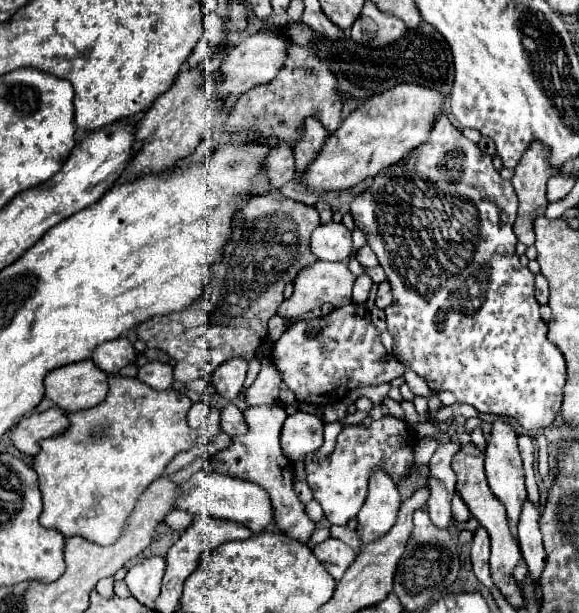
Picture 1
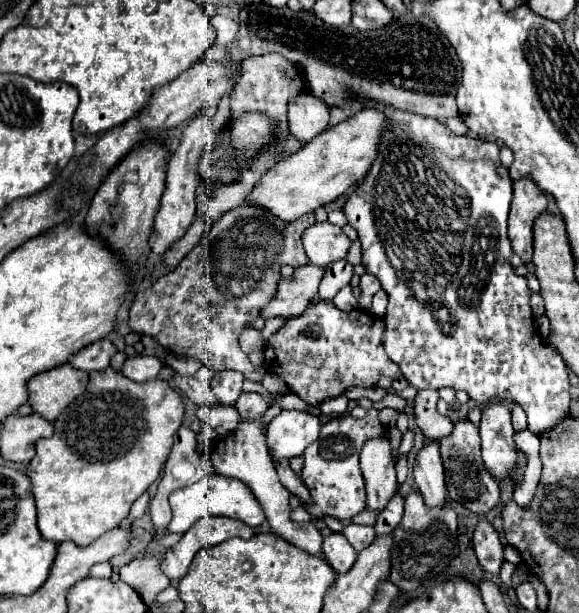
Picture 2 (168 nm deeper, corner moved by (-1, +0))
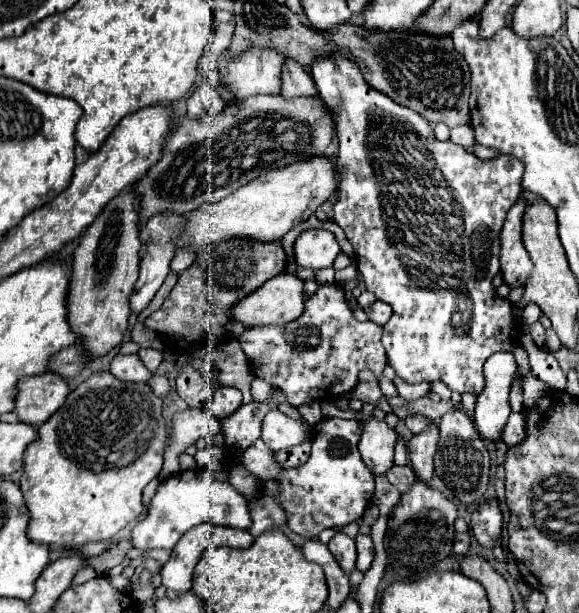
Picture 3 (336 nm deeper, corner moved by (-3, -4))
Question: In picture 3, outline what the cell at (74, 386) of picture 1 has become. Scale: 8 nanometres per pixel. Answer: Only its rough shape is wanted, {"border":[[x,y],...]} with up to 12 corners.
{"border":[[56,372],[18,384],[16,414],[40,426],[68,398]]}

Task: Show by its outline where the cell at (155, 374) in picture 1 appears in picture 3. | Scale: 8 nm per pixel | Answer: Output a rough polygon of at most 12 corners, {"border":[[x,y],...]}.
{"border":[[136,354],[114,356],[110,372],[124,382],[148,382]]}

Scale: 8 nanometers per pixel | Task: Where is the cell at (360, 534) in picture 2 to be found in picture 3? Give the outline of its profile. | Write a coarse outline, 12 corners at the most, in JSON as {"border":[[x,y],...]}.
{"border":[[366,534],[356,536],[356,568],[368,570],[374,560],[374,544]]}

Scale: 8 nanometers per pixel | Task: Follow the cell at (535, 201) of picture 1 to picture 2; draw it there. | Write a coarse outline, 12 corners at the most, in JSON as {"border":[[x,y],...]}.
{"border":[[532,180],[514,182],[508,216],[512,250],[532,262],[532,224],[548,198]]}

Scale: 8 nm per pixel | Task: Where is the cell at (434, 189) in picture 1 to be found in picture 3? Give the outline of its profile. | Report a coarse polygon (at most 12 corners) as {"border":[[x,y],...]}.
{"border":[[342,54],[334,220],[408,384],[510,352],[498,232],[524,166],[436,140]]}

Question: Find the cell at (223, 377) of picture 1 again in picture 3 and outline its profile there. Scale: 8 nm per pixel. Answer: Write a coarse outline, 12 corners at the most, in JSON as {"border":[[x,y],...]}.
{"border":[[218,386],[206,404],[212,418],[226,418],[242,406],[242,392]]}

